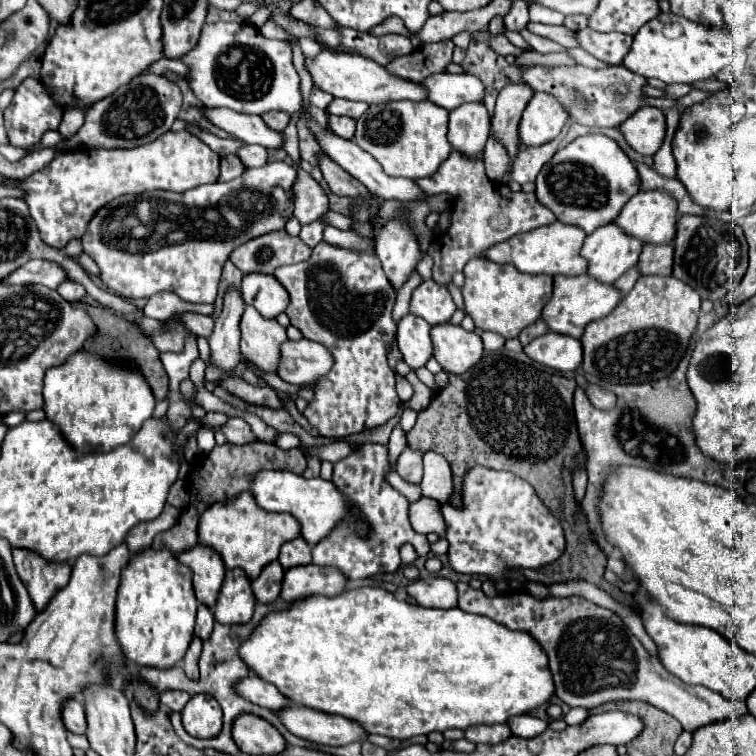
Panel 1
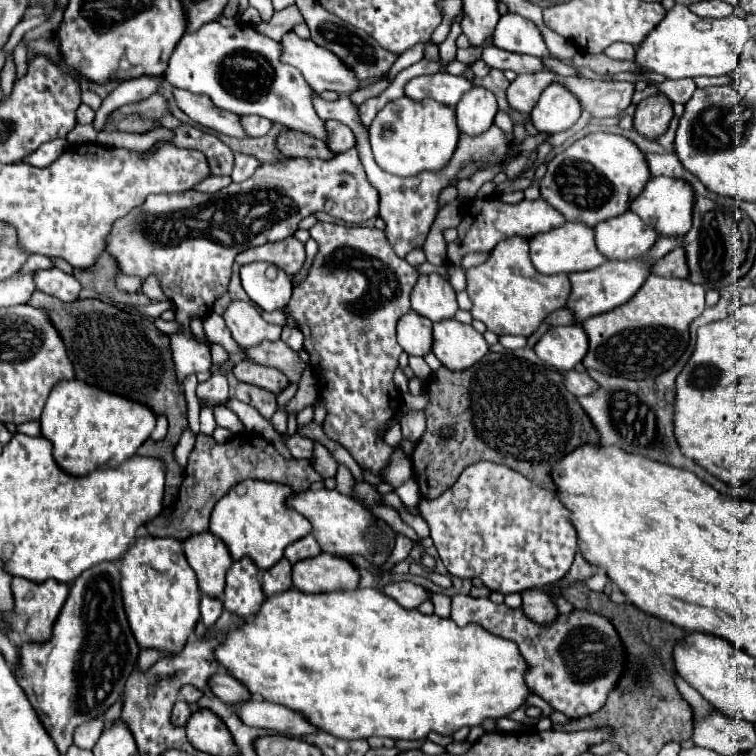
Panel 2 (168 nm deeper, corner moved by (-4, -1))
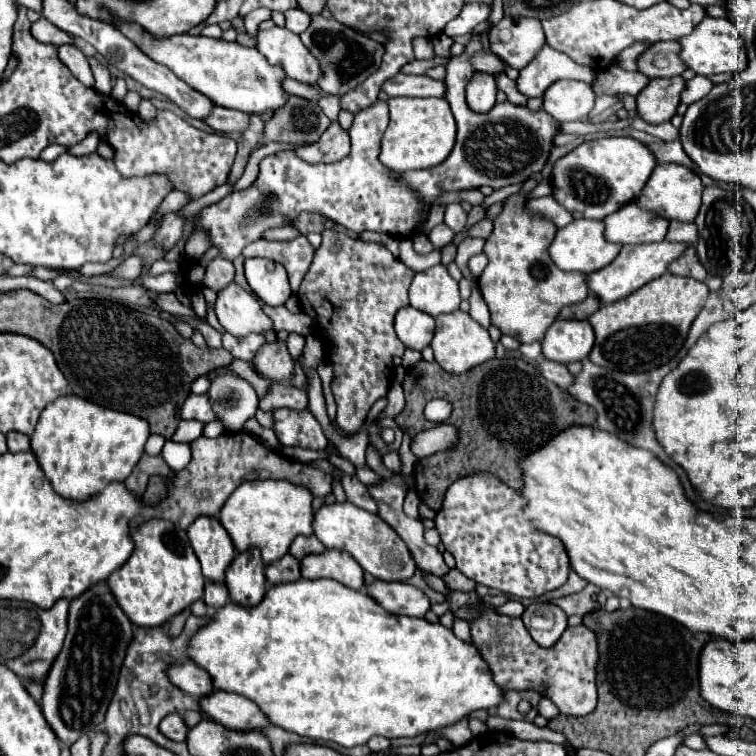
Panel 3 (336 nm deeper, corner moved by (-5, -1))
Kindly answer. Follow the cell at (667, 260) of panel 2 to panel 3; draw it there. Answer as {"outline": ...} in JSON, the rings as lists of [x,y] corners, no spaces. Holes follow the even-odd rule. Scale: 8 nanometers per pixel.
{"outline":[[[689,247],[683,253],[683,257],[673,261],[669,265],[669,273],[683,275],[683,277],[693,277],[693,279],[699,279],[699,281],[705,281],[705,277],[707,277],[707,271],[705,271],[705,267],[701,265],[701,261],[695,253],[695,247]]]}

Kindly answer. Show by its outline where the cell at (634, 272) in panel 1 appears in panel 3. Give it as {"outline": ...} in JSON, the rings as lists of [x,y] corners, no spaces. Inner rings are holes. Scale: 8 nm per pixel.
{"outline":[[[671,221],[667,241],[683,241],[695,245],[697,237],[697,225],[695,223],[681,223],[681,221]]]}

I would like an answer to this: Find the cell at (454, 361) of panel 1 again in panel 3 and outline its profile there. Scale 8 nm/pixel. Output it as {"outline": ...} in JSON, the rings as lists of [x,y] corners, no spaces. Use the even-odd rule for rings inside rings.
{"outline":[[[453,311],[447,315],[437,315],[435,321],[437,321],[437,327],[431,341],[431,349],[435,353],[435,361],[449,373],[465,373],[469,367],[475,367],[495,357],[495,343],[491,341],[487,329],[483,329],[475,319],[471,319],[469,313],[461,311],[459,315]]]}

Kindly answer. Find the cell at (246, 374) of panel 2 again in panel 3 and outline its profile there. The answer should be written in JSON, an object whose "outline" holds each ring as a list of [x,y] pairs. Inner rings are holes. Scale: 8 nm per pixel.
{"outline":[[[285,341],[265,343],[253,361],[255,369],[271,381],[285,381],[293,377],[293,359],[287,351]]]}

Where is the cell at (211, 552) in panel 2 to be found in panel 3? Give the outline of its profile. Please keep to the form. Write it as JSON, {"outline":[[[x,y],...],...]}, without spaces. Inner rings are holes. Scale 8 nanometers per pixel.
{"outline":[[[197,517],[187,527],[187,535],[201,561],[203,577],[207,581],[223,581],[223,573],[235,557],[235,547],[229,533],[219,523],[219,517]]]}

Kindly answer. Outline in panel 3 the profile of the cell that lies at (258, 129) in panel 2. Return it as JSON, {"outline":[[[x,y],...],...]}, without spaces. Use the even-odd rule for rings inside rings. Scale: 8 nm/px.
{"outline":[[[215,105],[209,117],[203,119],[203,123],[207,123],[213,131],[221,131],[221,133],[243,131],[247,127],[247,121],[249,117],[245,113],[239,113],[235,109],[223,109],[219,105]]]}

